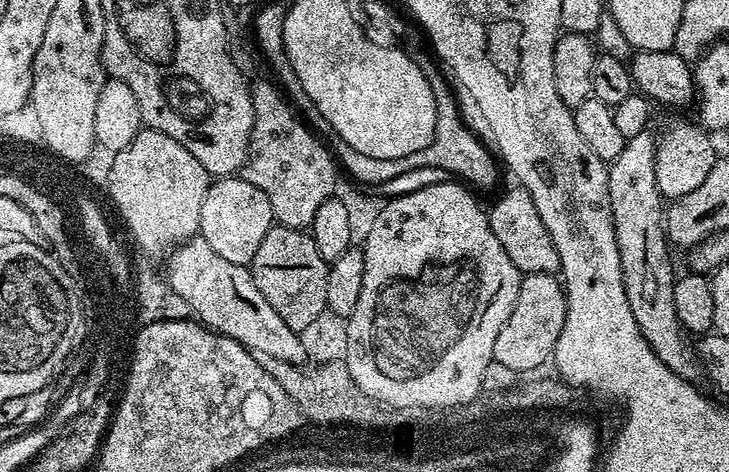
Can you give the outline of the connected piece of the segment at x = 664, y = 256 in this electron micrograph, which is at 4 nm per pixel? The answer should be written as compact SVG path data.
M651 131L634 134L634 138L625 140L622 154L608 164L608 193L614 218L614 238L618 242L618 254L622 262L626 302L630 302L630 310L634 310L634 322L638 322L654 354L658 354L658 358L662 358L670 370L674 370L683 380L696 382L701 379L702 365L693 345L688 345L689 337L678 322L678 314L674 314L674 271L672 260L668 257L670 241L664 231L662 197L654 178L656 140L652 135Z

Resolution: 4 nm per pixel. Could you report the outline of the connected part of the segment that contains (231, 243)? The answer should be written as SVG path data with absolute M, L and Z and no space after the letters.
M236 174L209 183L206 198L202 198L199 235L204 236L206 242L214 246L214 251L226 258L226 262L251 265L254 254L258 254L258 246L262 246L262 238L266 238L273 226L272 207L258 186Z

